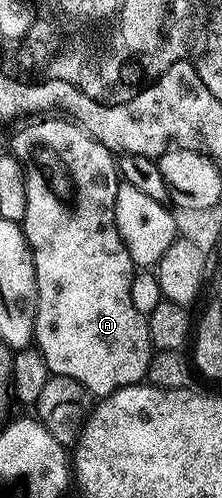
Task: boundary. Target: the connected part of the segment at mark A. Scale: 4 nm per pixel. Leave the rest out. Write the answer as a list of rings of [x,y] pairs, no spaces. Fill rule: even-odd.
[[[51,118],[40,119],[43,120],[40,124],[31,124],[20,134],[20,150],[18,149],[20,153],[27,152],[30,150],[31,144],[35,144],[31,148],[31,165],[28,163],[25,168],[27,209],[25,210],[25,218],[21,221],[21,227],[27,236],[27,244],[31,247],[31,257],[35,263],[37,294],[39,295],[39,301],[35,307],[35,338],[33,344],[45,358],[50,375],[73,378],[73,382],[81,382],[81,386],[85,386],[92,397],[102,398],[109,395],[110,392],[116,392],[119,388],[140,383],[146,377],[147,367],[153,355],[147,317],[142,316],[133,306],[132,300],[129,299],[129,286],[136,274],[137,266],[132,262],[131,255],[123,244],[123,240],[119,237],[119,231],[115,225],[115,199],[117,198],[121,177],[116,157],[105,146],[101,146],[101,142],[97,142],[88,132],[84,132],[78,123],[67,118],[64,118],[65,120],[47,119]]]

